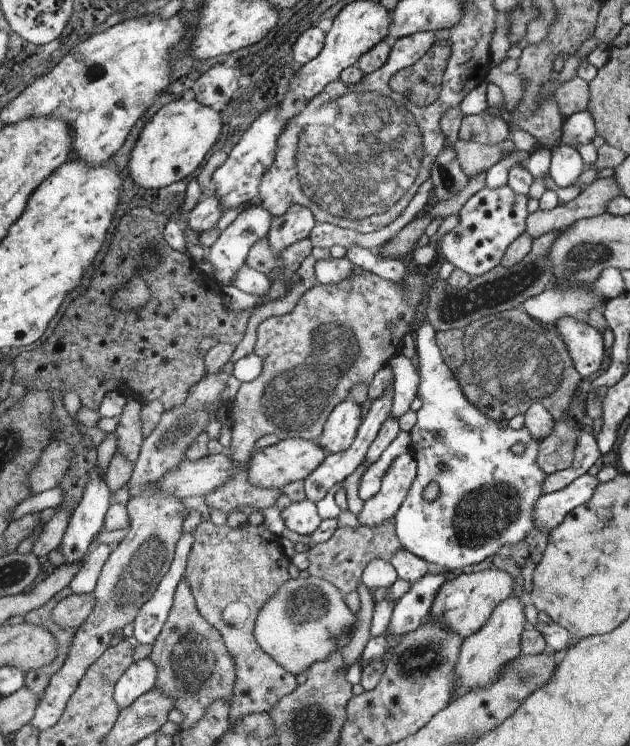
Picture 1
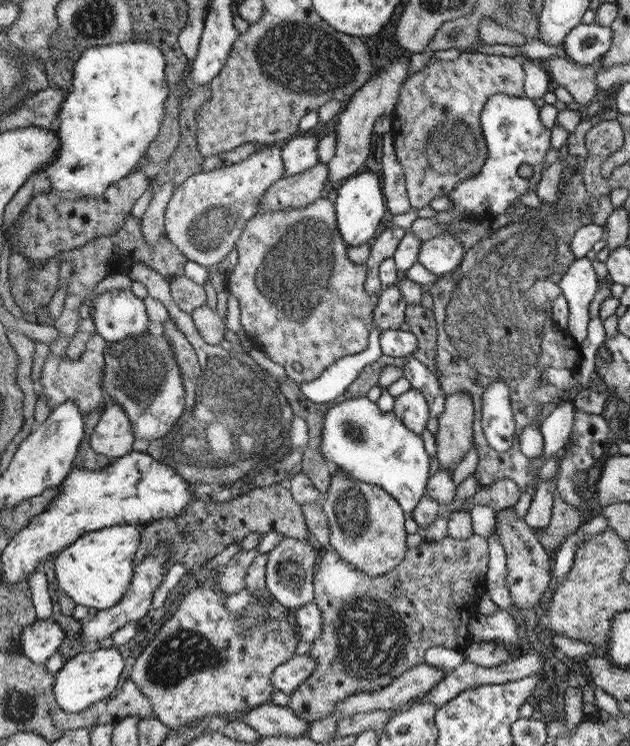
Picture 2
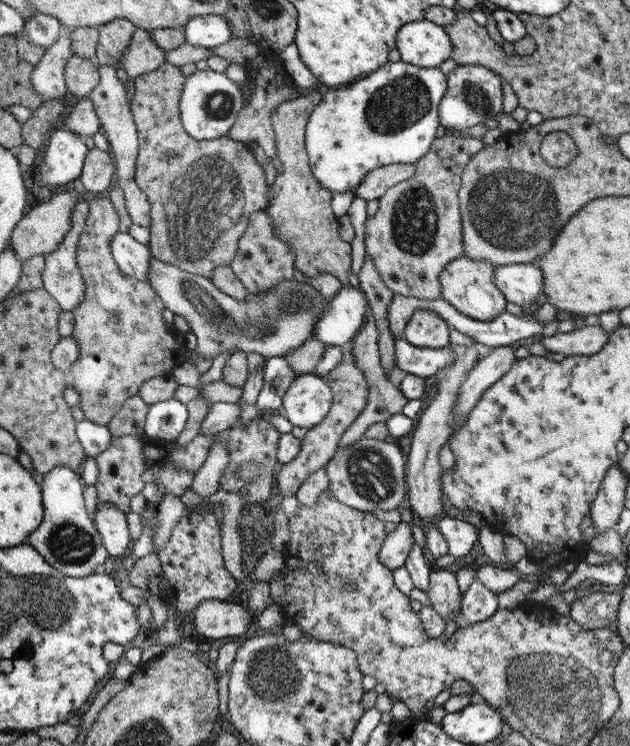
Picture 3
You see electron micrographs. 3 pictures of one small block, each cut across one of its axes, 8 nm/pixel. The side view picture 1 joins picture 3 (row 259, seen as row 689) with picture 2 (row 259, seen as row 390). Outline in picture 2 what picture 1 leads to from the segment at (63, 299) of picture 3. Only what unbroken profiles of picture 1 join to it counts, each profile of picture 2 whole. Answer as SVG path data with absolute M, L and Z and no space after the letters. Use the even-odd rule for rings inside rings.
M273 146L255 152L237 164L189 176L173 190L165 208L165 238L169 238L189 262L197 262L211 270L237 248L237 240L247 222L257 216L259 200L263 200L269 186L283 178L283 170L281 148Z

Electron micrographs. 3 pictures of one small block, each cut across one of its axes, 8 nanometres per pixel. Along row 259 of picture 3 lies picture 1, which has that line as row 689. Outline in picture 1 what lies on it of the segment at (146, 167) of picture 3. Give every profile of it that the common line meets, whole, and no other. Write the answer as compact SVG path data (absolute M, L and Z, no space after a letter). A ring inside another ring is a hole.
M183 576L173 594L173 606L167 614L167 620L153 644L151 654L147 656L157 670L155 690L173 700L173 708L183 714L179 730L193 728L215 702L231 704L237 668L235 660L229 654L223 636L215 630L205 618L201 618L189 580Z

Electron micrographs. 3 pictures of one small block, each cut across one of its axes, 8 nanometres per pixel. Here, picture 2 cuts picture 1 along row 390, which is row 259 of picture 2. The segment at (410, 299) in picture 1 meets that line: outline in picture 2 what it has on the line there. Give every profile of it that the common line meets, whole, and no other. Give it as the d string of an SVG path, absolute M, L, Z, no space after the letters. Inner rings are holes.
M323 196L315 202L311 202L309 206L305 208L299 208L299 210L279 210L279 212L267 212L267 214L261 214L261 216L253 216L245 230L241 232L239 240L237 240L237 248L239 248L239 256L237 256L237 264L233 268L233 272L227 274L225 278L225 284L227 284L227 290L231 292L231 296L235 296L237 304L239 304L239 320L241 320L241 332L245 338L251 340L251 344L257 346L257 350L261 350L267 358L271 358L271 362L283 366L283 370L287 372L287 376L291 380L295 380L297 384L301 382L311 382L315 378L319 378L331 364L335 364L337 360L343 360L343 356L351 356L351 354L359 354L367 348L369 344L369 336L371 336L371 330L373 330L373 324L371 324L371 318L373 318L373 310L375 310L375 304L379 302L377 296L367 296L365 294L365 288L363 288L363 282L365 282L365 276L367 276L367 266L365 264L355 264L349 260L349 250L339 234L339 228L337 228L337 214L335 214L335 206Z

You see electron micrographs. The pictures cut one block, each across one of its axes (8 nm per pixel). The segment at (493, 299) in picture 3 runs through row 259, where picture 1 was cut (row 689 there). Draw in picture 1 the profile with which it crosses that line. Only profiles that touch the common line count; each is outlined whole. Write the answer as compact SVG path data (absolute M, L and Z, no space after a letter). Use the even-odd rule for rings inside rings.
M509 596L505 602L493 608L491 618L487 618L487 624L481 630L477 630L475 634L463 640L459 660L455 666L455 672L459 674L459 690L453 696L453 700L467 694L473 688L487 688L493 680L499 678L501 668L521 654L521 638L523 638L527 622L523 616L525 606L519 600L521 598Z

